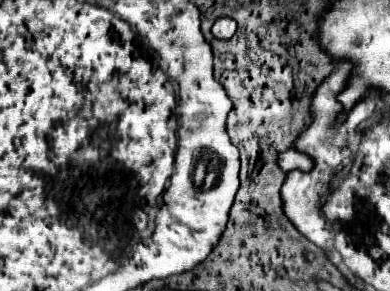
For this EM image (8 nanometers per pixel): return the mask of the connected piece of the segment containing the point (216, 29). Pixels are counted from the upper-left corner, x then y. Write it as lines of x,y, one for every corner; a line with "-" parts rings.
222,16
222,18
216,18
214,26
212,26
212,34
220,40
226,40
226,38
232,38
236,32
236,20
234,18
228,18
228,16

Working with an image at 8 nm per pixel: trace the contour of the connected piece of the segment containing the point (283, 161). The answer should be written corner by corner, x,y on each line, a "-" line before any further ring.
290,146
288,150
284,150
278,156
278,166
284,172
292,172
292,170
300,170
300,172
310,172
314,168
314,162
310,156
306,156
304,152
296,150
294,146

